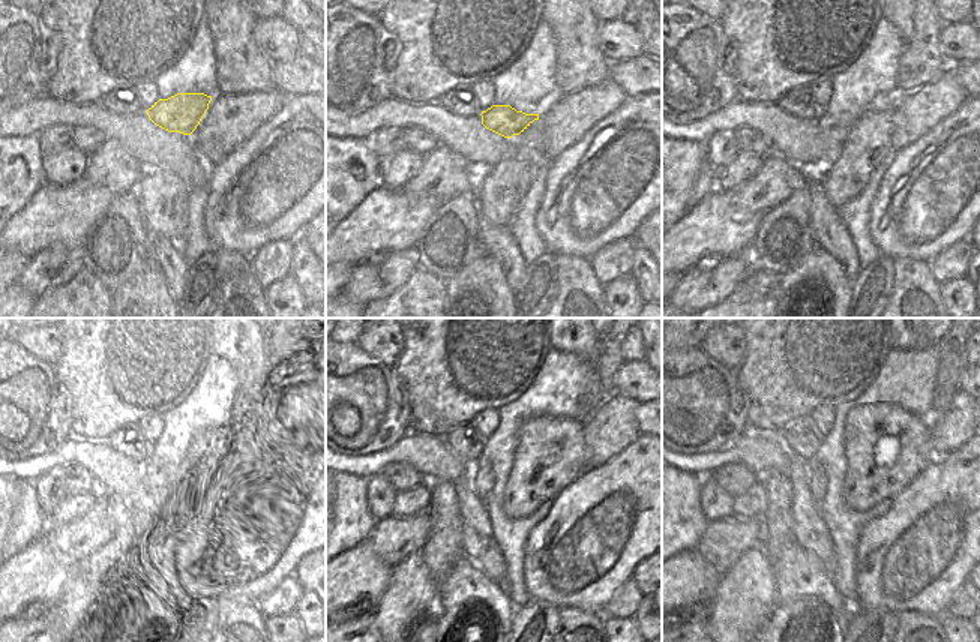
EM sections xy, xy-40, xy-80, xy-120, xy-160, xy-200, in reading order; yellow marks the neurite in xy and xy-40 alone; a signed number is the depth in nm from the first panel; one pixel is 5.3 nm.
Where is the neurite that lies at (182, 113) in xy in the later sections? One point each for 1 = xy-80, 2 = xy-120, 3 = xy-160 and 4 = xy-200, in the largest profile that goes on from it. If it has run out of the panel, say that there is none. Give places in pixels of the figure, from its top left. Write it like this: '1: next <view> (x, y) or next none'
1: next xy-80 (829, 125)
2: next xy-120 (155, 479)
3: next xy-160 (482, 474)
4: next xy-200 (817, 476)

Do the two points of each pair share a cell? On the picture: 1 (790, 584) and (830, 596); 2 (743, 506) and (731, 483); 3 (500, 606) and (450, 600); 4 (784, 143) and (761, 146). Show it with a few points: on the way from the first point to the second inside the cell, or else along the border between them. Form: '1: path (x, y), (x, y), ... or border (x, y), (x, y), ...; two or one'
1: path (800, 584), (820, 585); one
2: border (758, 482), (734, 498); two
3: path (488, 594), (462, 593); one
4: border (739, 128), (754, 128), (769, 143), (772, 150); two

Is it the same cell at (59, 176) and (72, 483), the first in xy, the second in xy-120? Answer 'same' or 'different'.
different

